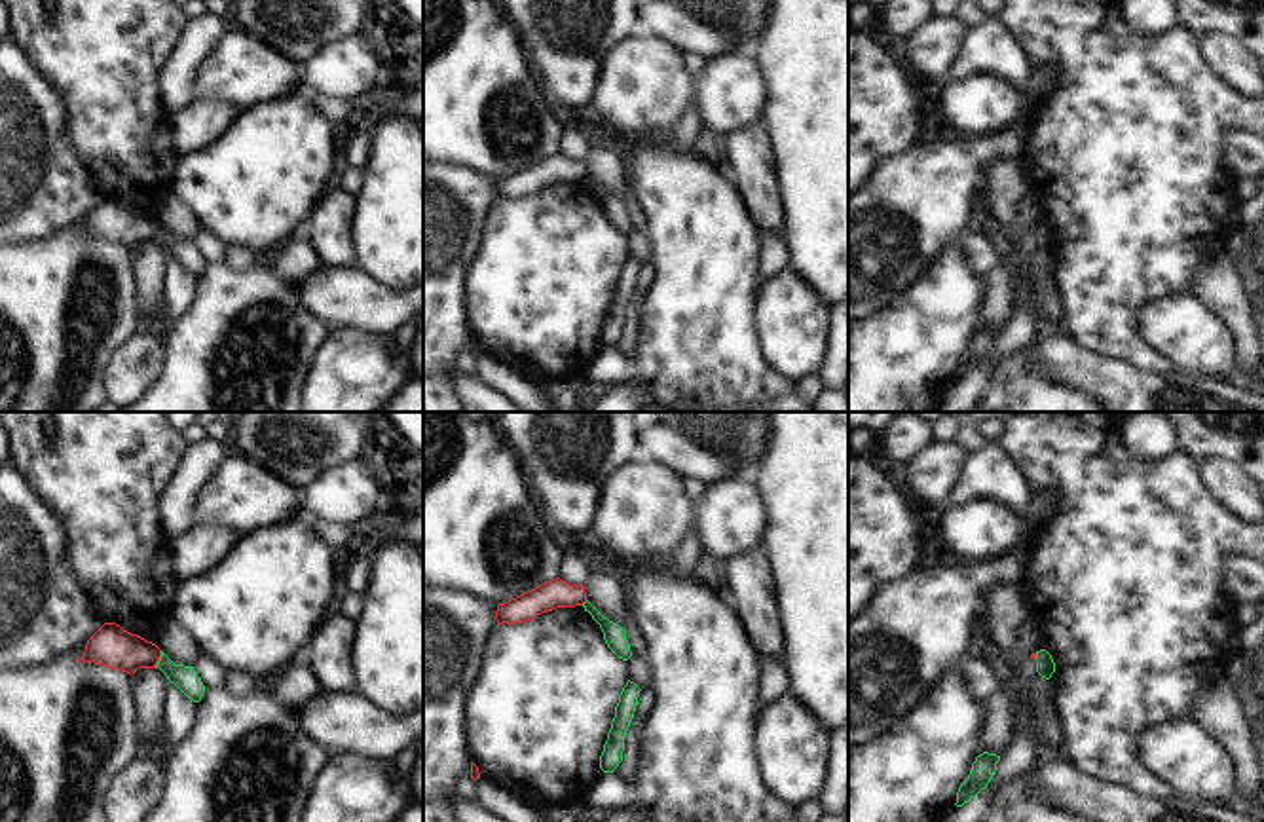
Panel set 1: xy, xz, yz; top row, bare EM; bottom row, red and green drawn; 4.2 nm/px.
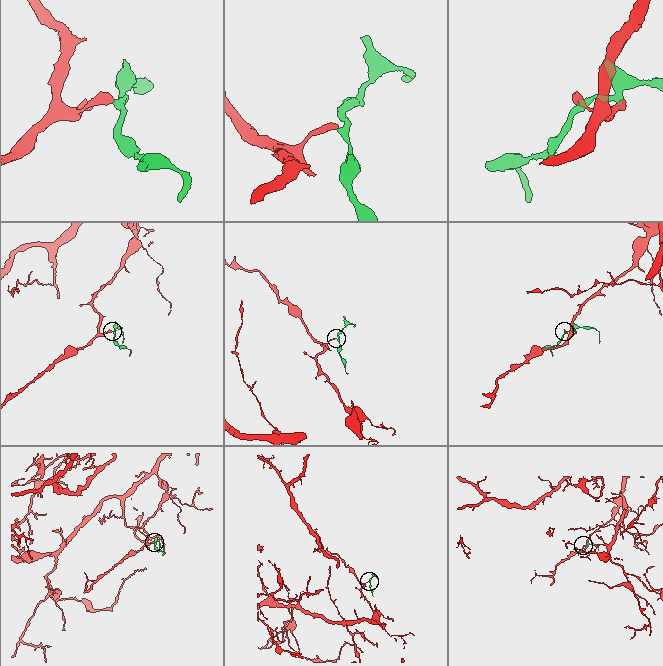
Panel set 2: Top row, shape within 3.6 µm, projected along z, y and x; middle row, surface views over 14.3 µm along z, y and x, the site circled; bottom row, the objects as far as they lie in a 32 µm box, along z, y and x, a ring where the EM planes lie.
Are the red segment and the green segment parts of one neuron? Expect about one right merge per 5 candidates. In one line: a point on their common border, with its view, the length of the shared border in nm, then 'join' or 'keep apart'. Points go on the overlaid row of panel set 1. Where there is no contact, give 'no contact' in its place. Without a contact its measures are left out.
contact xy (158, 659); length 80 nm; keep apart

